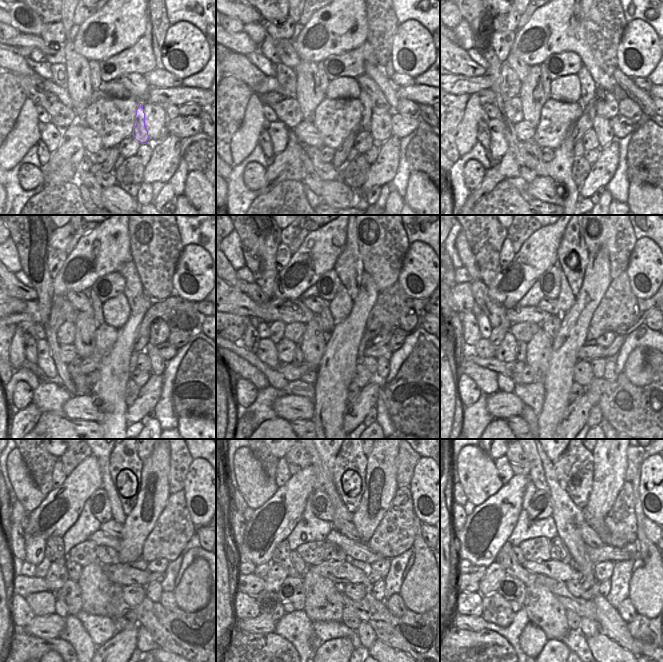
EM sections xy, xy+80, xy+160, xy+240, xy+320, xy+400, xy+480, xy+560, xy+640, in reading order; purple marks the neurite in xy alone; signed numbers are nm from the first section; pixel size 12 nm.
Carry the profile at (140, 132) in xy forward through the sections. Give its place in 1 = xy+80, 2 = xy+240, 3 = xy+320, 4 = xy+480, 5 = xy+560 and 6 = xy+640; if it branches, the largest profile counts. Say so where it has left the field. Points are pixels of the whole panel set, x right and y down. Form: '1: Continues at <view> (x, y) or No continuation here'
1: Continues at xy+80 (365, 102)
2: Continues at xy+240 (134, 290)
3: Continues at xy+320 (349, 266)
4: Continues at xy+480 (120, 459)
5: Continues at xy+560 (346, 459)
6: Continues at xy+640 (574, 467).

